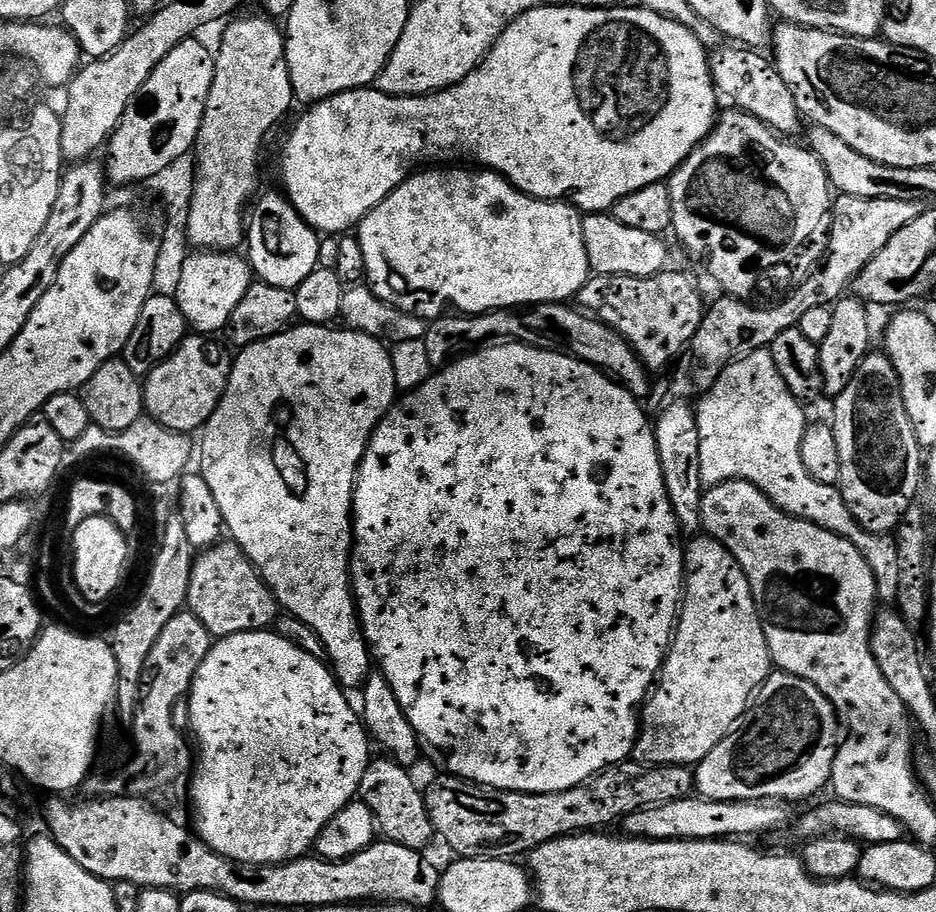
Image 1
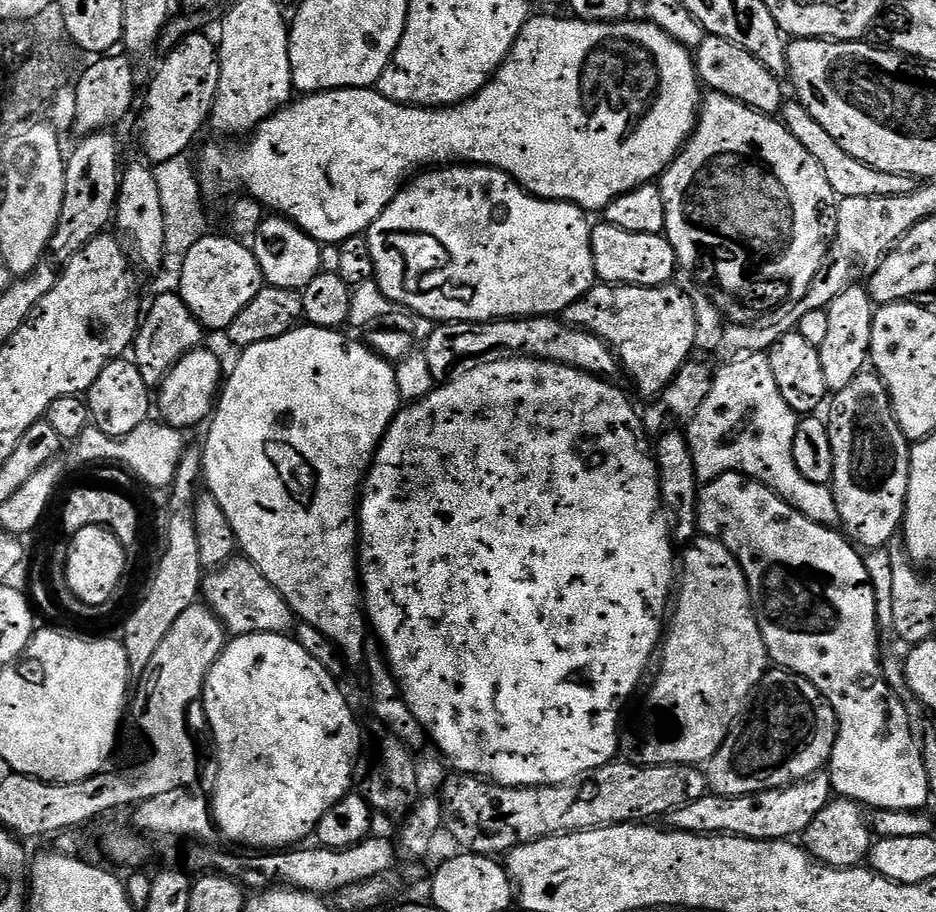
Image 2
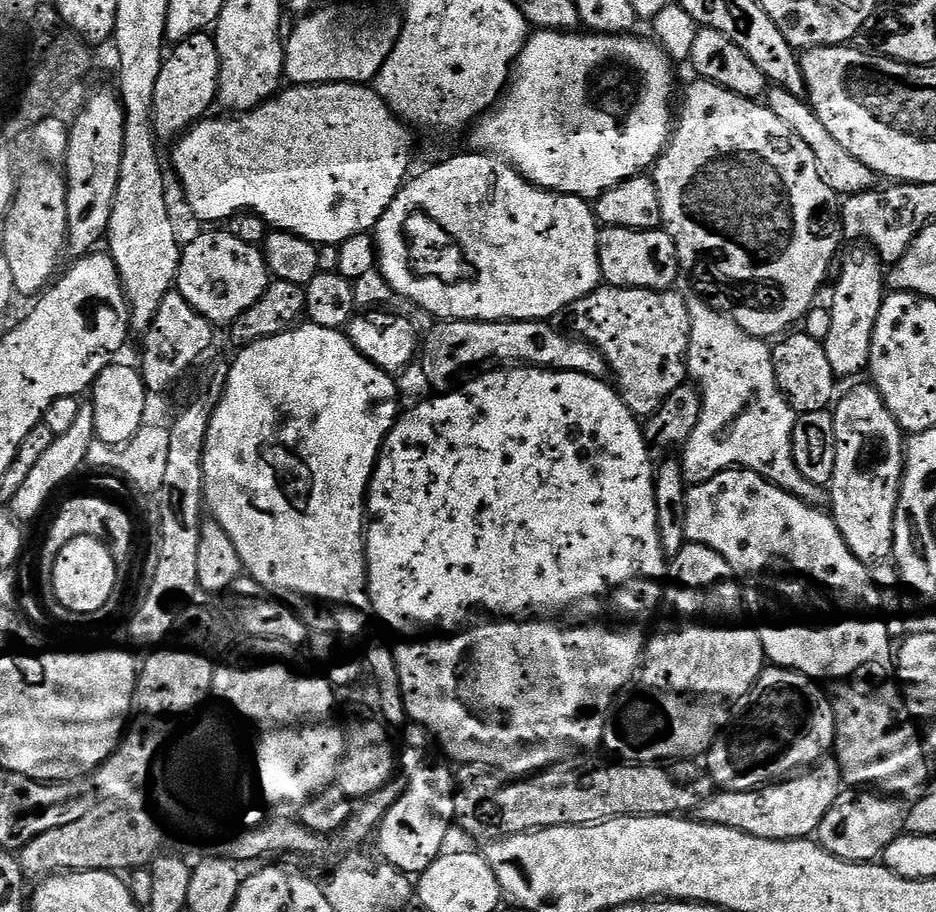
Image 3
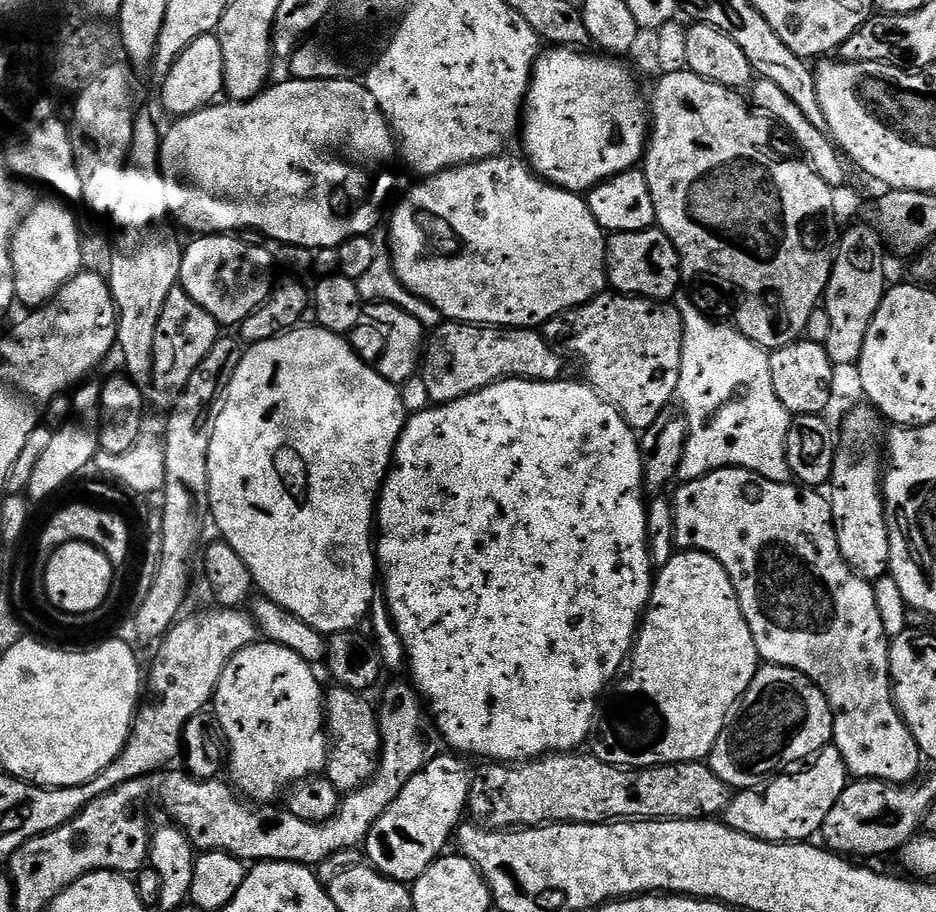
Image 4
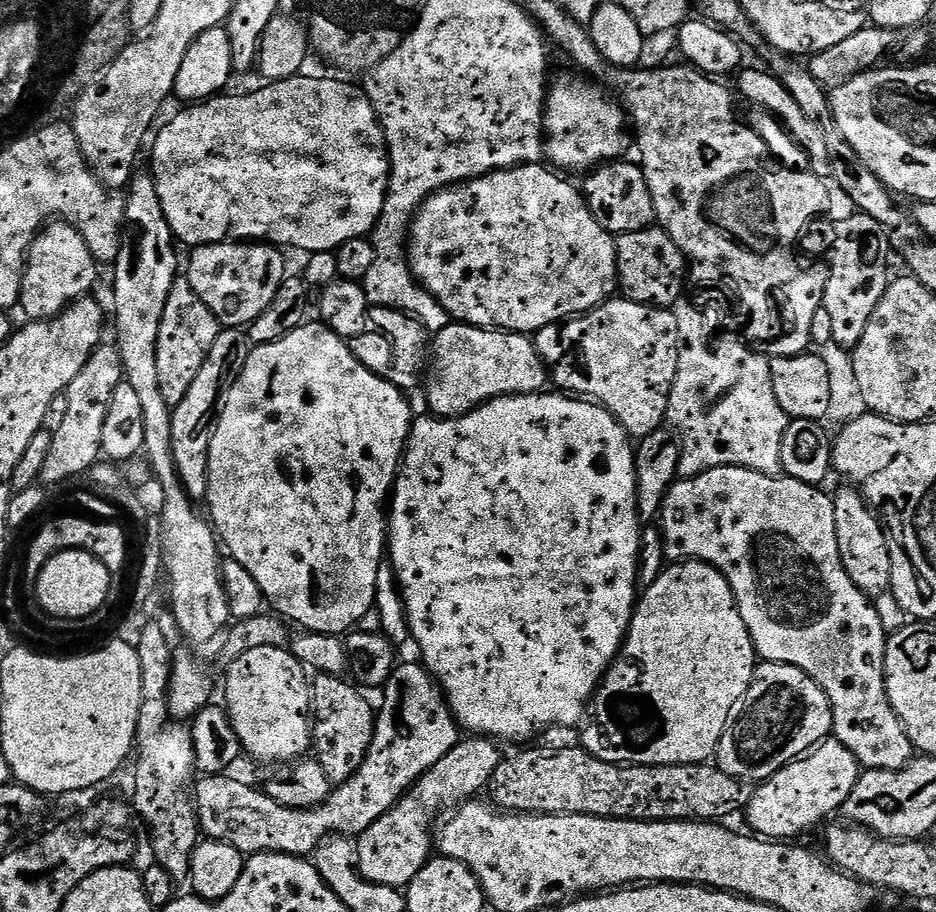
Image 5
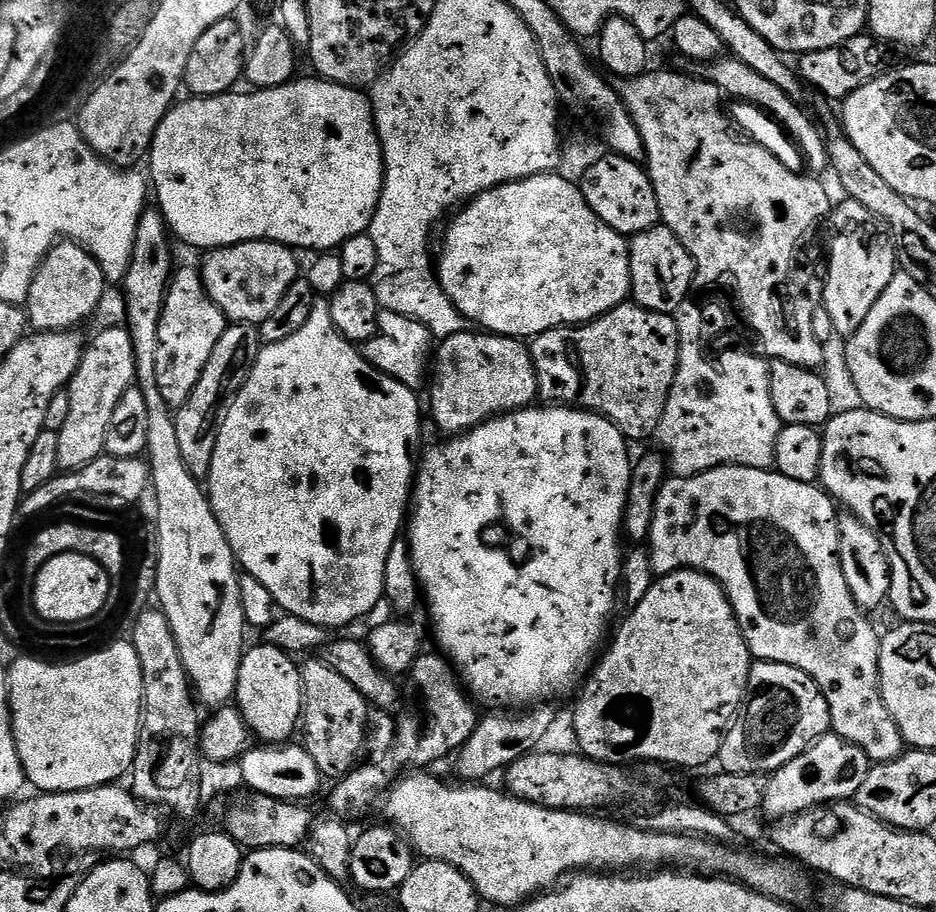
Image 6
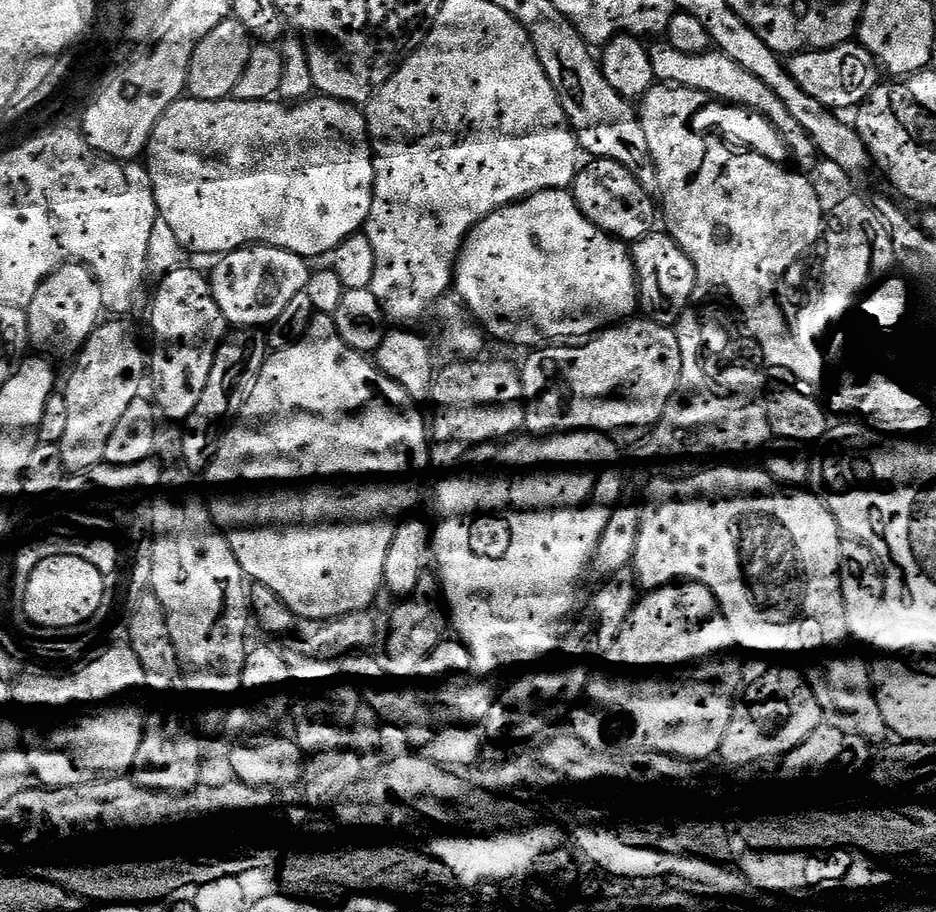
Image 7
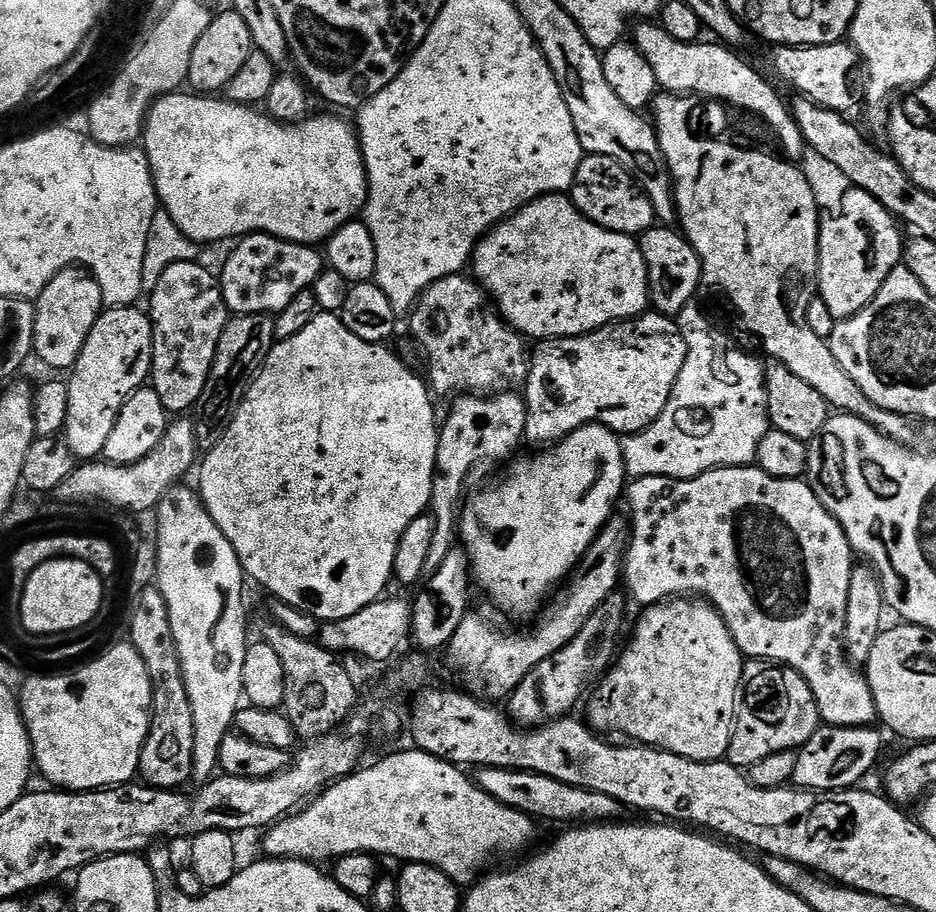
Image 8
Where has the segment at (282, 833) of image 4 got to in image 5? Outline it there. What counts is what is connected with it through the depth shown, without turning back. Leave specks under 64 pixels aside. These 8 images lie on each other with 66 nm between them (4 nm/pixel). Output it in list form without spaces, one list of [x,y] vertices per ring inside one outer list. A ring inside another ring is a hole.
[[[397,663],[392,669],[390,678],[384,683],[380,704],[378,700],[378,711],[376,712],[376,729],[372,735],[372,745],[368,747],[368,752],[364,756],[364,761],[360,767],[352,773],[351,776],[339,781],[333,787],[332,793],[328,796],[326,802],[322,802],[316,808],[291,808],[290,806],[282,806],[278,802],[274,802],[274,798],[270,798],[259,787],[251,788],[244,780],[235,780],[232,774],[222,776],[204,776],[197,779],[194,784],[194,803],[196,805],[196,819],[200,822],[201,833],[209,840],[221,840],[230,846],[234,846],[238,851],[243,852],[245,857],[257,856],[260,852],[273,852],[274,854],[286,854],[287,856],[303,856],[311,857],[315,850],[325,839],[332,836],[344,836],[349,838],[359,838],[366,830],[370,830],[370,826],[374,826],[374,822],[378,822],[378,818],[382,818],[382,814],[386,814],[392,809],[401,796],[405,795],[411,789],[417,780],[422,778],[422,774],[426,774],[426,770],[430,770],[430,766],[435,766],[441,758],[446,758],[446,754],[450,754],[450,750],[454,750],[454,746],[459,744],[462,739],[462,729],[456,722],[455,716],[448,708],[448,700],[444,697],[444,690],[440,687],[440,683],[436,681],[436,677],[431,676],[428,669],[423,663],[416,664]]]

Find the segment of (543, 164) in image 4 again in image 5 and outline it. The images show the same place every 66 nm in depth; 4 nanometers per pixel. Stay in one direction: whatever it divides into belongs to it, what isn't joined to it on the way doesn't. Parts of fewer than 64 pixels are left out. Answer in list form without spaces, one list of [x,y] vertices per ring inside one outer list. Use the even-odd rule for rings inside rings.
[[[579,75],[576,76],[564,76],[557,84],[555,81],[547,89],[544,101],[546,160],[549,165],[555,166],[557,169],[565,168],[565,170],[560,169],[565,173],[580,171],[583,173],[585,170],[595,169],[601,164],[619,161],[623,157],[620,155],[628,148],[629,129],[626,127],[625,109],[599,83],[588,78],[581,78]]]

